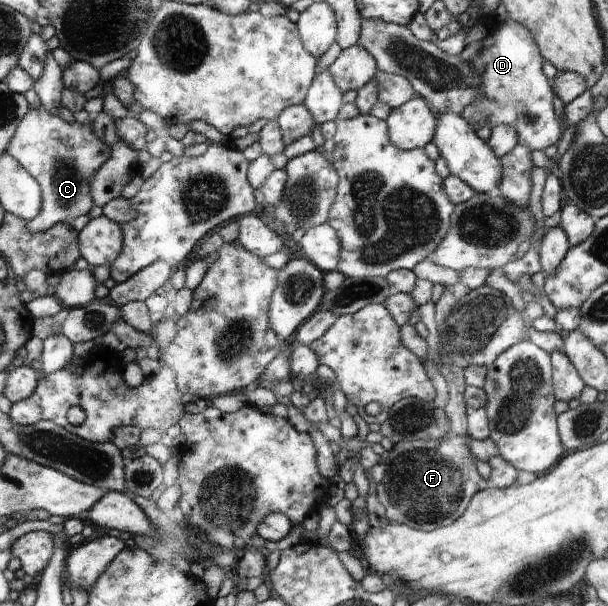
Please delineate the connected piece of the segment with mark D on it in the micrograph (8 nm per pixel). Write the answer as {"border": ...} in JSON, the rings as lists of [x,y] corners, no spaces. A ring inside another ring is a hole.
{"border":[[[506,16],[499,22],[499,27],[482,39],[480,50],[470,61],[481,77],[481,97],[477,103],[466,106],[461,115],[475,130],[509,125],[518,133],[518,143],[523,143],[525,149],[544,150],[561,138],[561,123],[553,109],[552,87],[543,73],[545,58],[527,27]]]}

